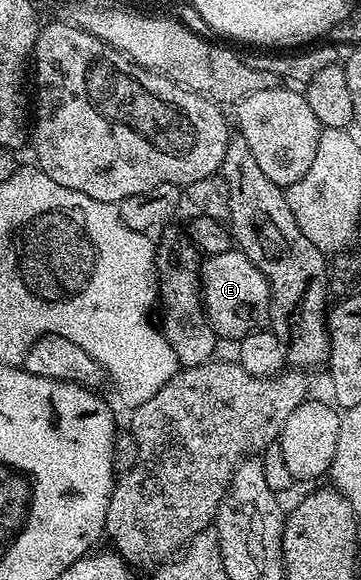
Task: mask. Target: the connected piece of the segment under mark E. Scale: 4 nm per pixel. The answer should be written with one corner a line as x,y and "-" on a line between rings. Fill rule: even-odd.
228,249
214,257
206,256
201,266
201,296
205,316
213,325
218,338
240,339
262,328
264,317
269,313
269,280
251,263
244,251

